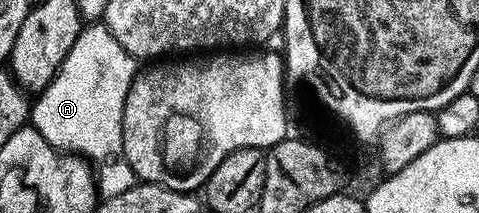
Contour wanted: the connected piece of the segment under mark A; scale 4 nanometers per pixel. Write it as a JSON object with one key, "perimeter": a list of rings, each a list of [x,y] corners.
{"perimeter":[[[103,23],[81,27],[80,37],[66,54],[58,74],[30,108],[30,124],[46,142],[64,153],[79,154],[94,165],[96,187],[101,197],[123,194],[137,183],[122,142],[122,110],[126,94],[138,71],[137,61],[110,34]]]}

